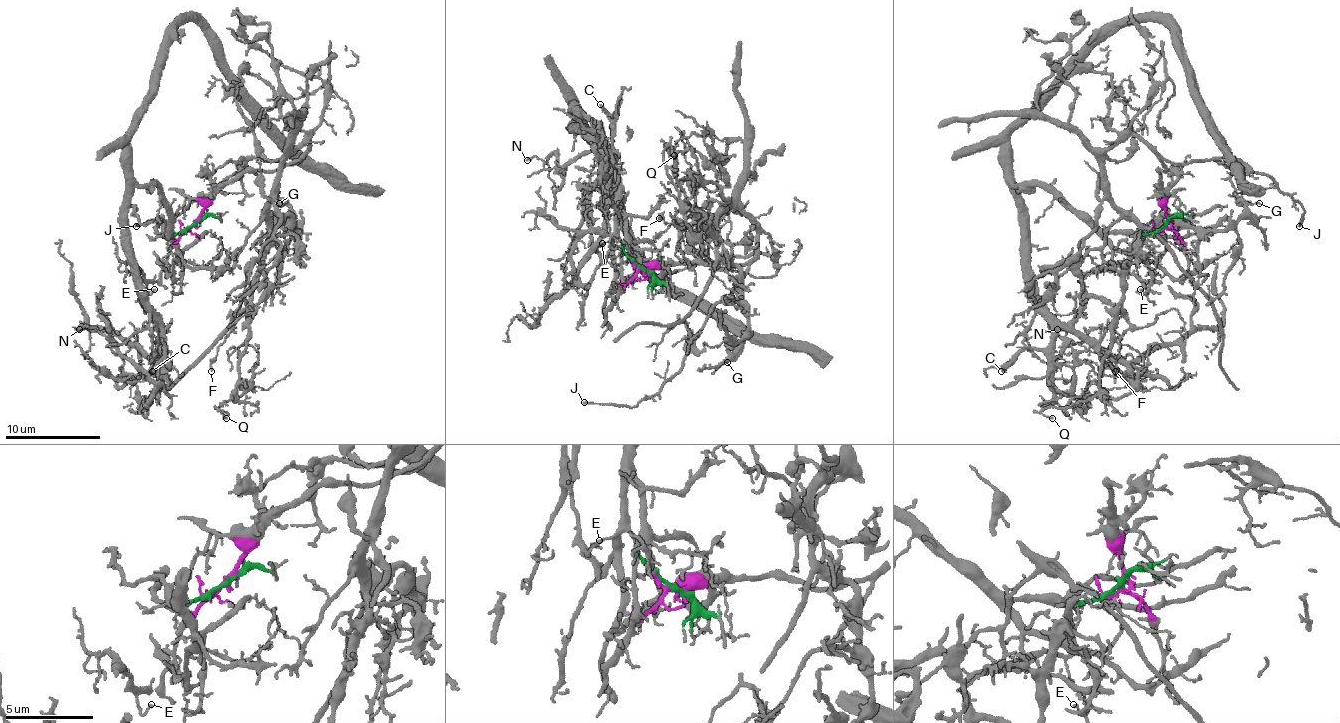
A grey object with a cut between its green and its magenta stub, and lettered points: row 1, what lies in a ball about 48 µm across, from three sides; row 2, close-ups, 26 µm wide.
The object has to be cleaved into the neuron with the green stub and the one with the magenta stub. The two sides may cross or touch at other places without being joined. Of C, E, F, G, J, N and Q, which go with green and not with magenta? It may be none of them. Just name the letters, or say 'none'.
C, E, N

